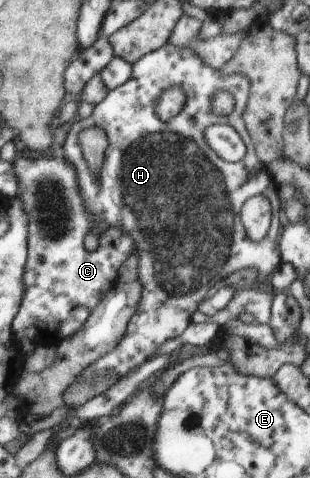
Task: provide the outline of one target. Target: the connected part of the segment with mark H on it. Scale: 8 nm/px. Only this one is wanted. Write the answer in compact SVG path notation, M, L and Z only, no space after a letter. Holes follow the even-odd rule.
M170 43L163 44L159 49L146 53L131 65L130 79L123 85L107 91L101 101L98 101L92 109L91 115L72 119L72 125L67 134L63 136L64 143L59 154L72 163L76 185L80 199L84 203L84 211L94 219L92 229L82 239L84 249L94 251L98 247L98 237L106 229L120 229L130 235L134 243L135 253L138 255L138 283L141 285L140 300L136 312L128 319L124 335L120 341L112 347L112 351L100 355L90 363L76 379L81 383L98 376L118 375L122 376L147 361L155 350L169 339L174 339L188 327L190 321L197 316L198 305L204 297L210 293L210 288L229 274L245 268L254 268L257 271L256 285L265 282L266 276L277 271L280 262L278 245L275 238L279 228L279 200L277 199L277 186L270 180L267 167L255 158L249 144L247 130L244 129L242 113L250 93L250 83L242 73L232 73L230 77L224 77L219 69L212 69L204 65L190 49L176 47ZM168 87L180 87L186 103L176 113L176 117L168 121L160 121L154 115L154 101L156 95L161 95ZM223 88L232 95L234 107L232 113L226 117L218 117L210 113L210 101L216 89ZM227 124L238 133L245 146L245 158L238 162L224 162L202 139L202 131L208 125ZM86 127L100 127L106 135L106 149L103 153L102 167L98 173L90 173L76 141L76 133L80 133ZM262 195L268 199L271 210L271 223L264 241L252 243L246 237L239 210L250 197Z

